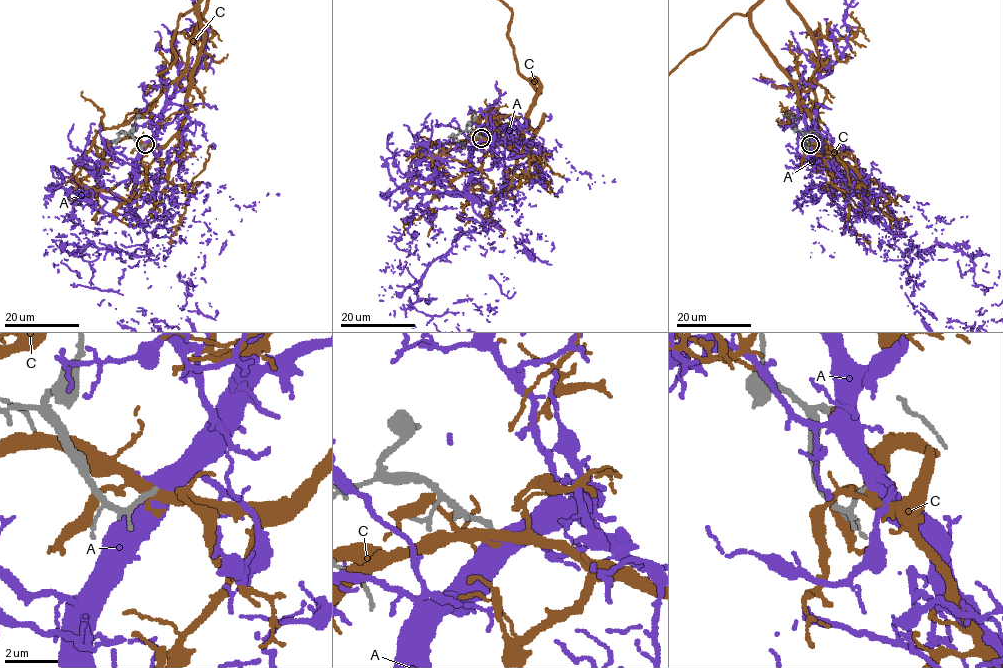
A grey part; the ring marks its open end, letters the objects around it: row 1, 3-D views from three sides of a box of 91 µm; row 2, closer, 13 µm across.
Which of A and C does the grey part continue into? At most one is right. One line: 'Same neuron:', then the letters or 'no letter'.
Same neuron: A

